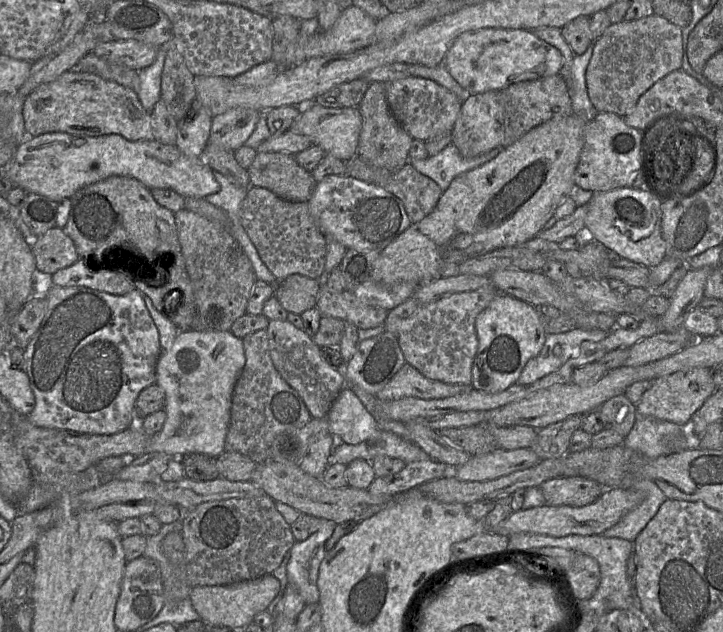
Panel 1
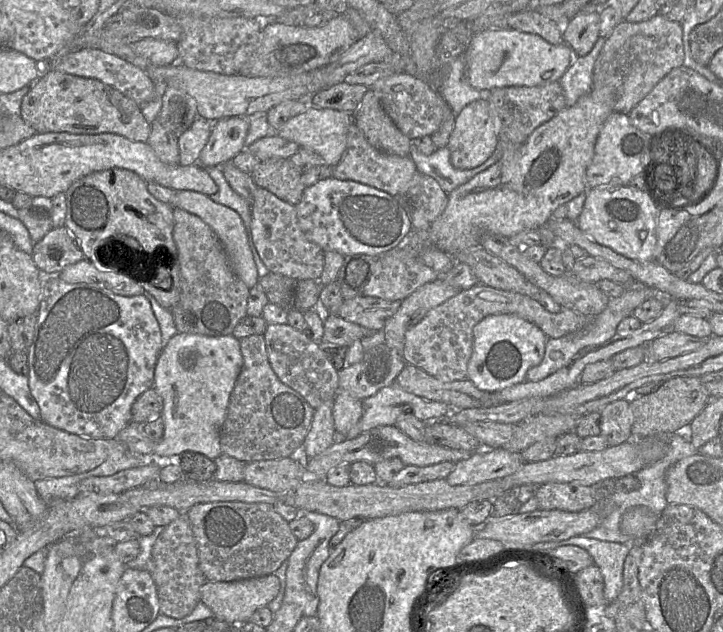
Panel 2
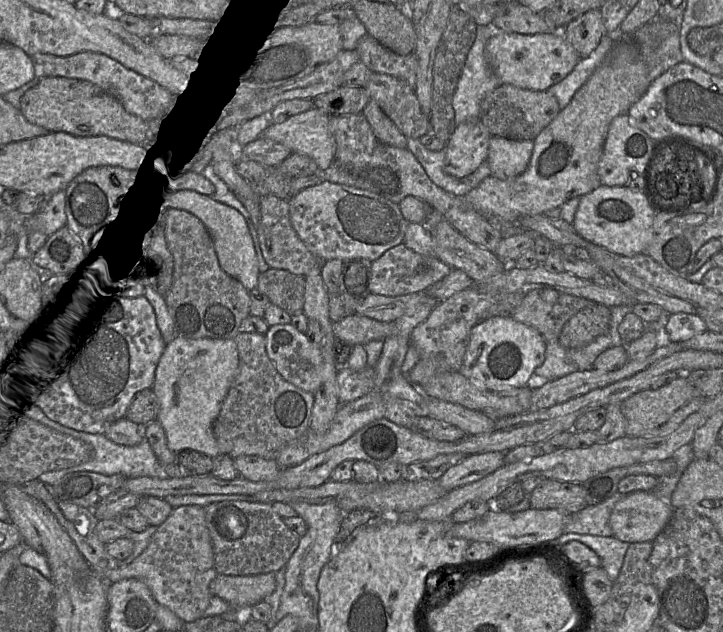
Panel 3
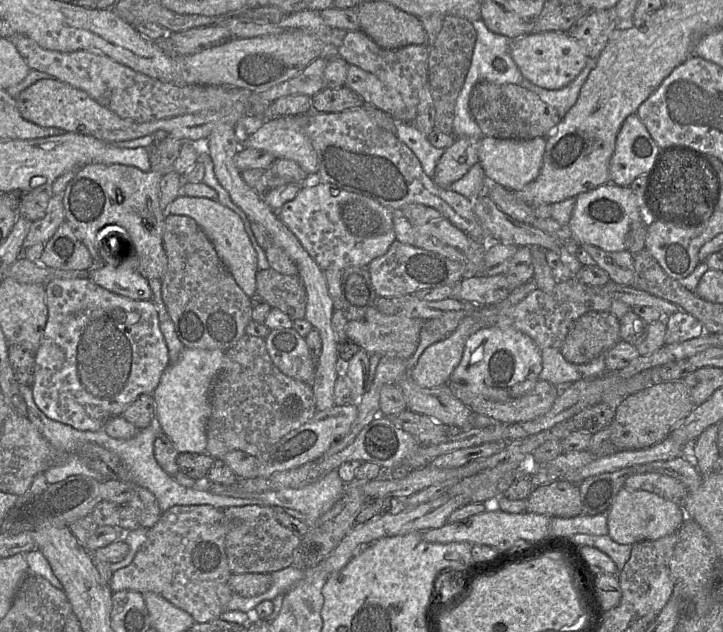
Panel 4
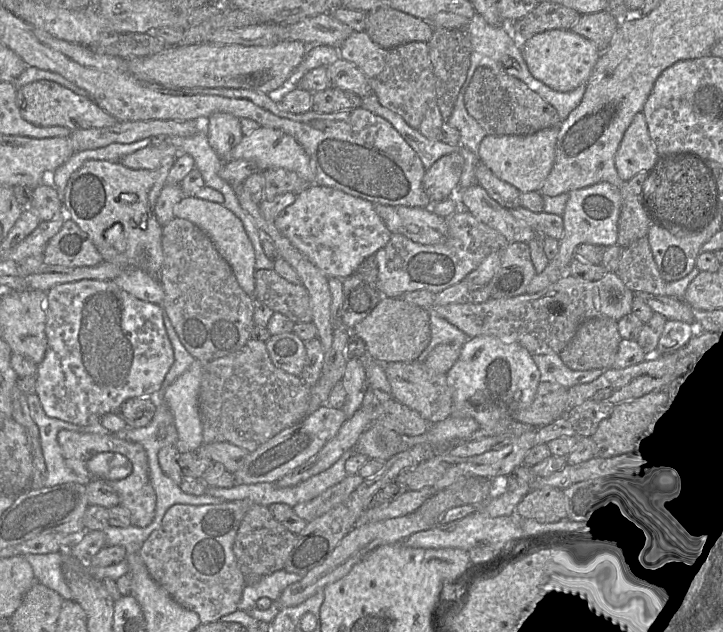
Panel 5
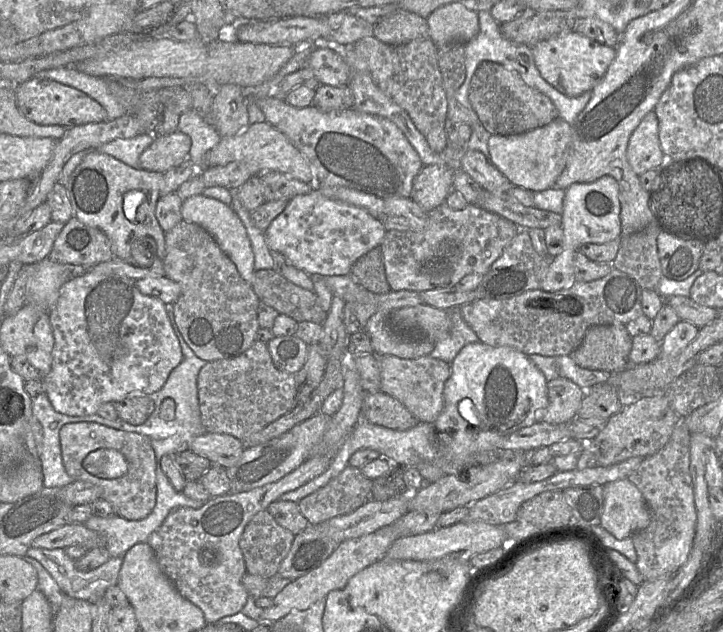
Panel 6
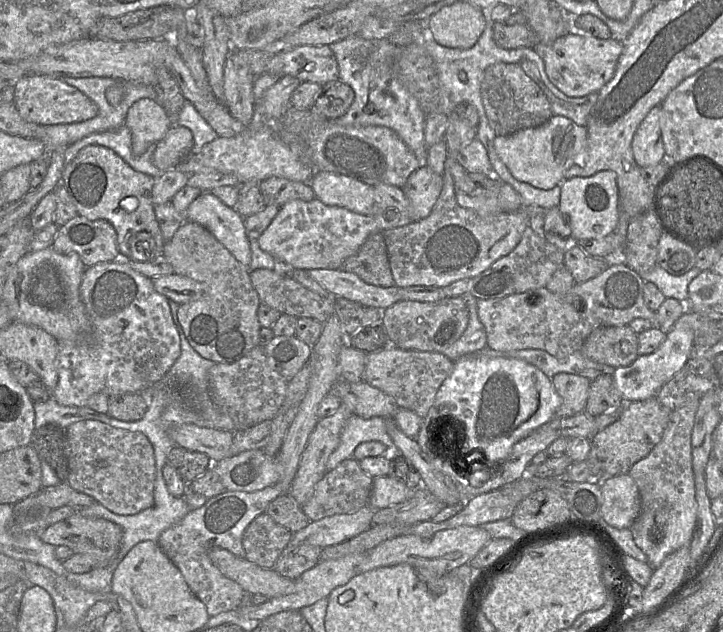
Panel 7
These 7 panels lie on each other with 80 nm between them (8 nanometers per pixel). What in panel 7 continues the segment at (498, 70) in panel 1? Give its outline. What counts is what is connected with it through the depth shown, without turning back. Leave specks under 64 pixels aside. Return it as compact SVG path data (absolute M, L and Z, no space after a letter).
M574 29L550 45L538 44L534 50L542 58L550 82L569 97L598 93L613 77L623 51L623 40L599 39Z

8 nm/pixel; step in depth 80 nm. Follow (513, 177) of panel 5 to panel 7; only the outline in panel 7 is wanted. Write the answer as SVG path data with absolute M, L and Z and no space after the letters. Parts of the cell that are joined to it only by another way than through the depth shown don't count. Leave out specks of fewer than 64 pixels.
M553 115L546 123L506 136L496 136L495 150L515 179L541 189L550 190L563 181L565 172L587 145L587 129L563 116Z

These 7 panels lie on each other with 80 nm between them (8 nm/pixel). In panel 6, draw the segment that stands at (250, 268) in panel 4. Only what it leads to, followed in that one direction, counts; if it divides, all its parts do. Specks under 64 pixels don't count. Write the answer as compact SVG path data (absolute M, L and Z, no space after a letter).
M201 193L182 202L181 215L184 221L193 222L204 228L215 239L221 250L233 261L241 277L252 284L255 269L251 242L241 219L230 205Z

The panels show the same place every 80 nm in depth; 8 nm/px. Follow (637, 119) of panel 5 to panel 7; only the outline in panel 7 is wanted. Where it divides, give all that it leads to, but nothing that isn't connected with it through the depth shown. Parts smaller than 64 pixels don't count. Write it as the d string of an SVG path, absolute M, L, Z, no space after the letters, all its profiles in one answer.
M660 106L653 107L633 136L633 158L640 168L657 165L666 159L661 133L661 113Z

